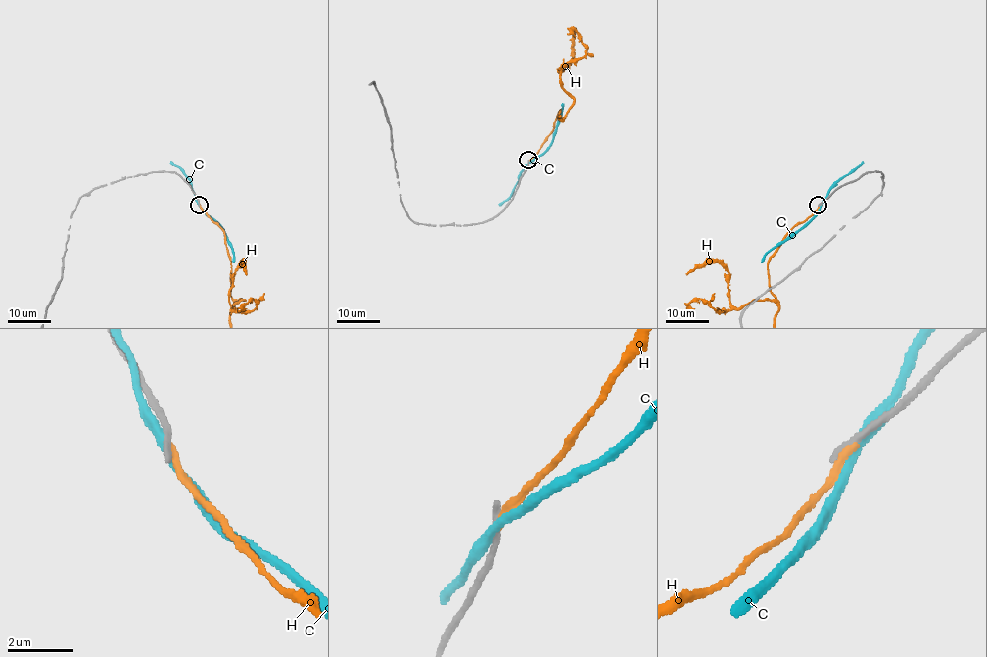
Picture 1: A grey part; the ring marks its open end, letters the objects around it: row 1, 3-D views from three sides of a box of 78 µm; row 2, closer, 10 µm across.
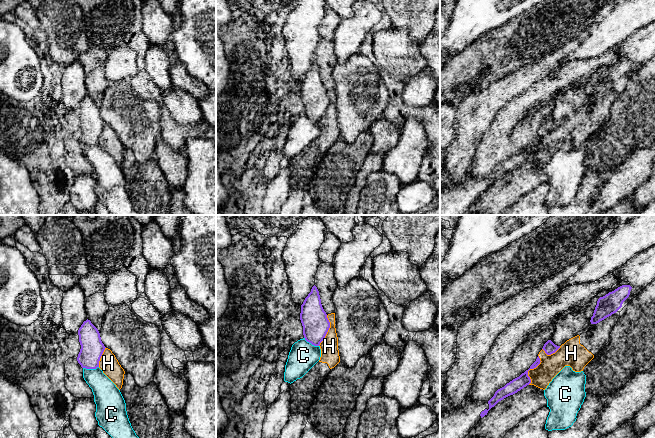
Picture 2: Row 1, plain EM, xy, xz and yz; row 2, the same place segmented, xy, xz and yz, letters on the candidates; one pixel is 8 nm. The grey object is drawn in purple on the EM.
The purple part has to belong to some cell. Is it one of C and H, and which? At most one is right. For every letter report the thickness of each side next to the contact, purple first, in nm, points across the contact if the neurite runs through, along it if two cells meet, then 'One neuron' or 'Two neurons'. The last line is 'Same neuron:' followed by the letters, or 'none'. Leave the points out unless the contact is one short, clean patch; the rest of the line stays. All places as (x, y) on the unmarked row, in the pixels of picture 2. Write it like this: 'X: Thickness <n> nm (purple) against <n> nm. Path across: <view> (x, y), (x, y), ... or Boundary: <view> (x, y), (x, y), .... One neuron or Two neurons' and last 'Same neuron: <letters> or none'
C: Thickness 190 nm (purple) against 200 nm. Two neurons
H: Thickness 100 nm (purple) against 170 nm. Two neurons
Same neuron: none

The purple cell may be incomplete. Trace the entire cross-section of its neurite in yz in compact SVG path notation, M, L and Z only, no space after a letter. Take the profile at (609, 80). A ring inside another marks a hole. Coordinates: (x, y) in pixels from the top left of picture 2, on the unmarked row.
M622 61L605 72L600 73L591 93L591 100L597 100L616 89L622 83L623 78L629 73L631 65L630 61Z

